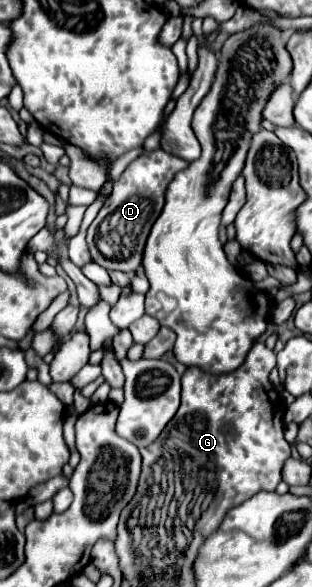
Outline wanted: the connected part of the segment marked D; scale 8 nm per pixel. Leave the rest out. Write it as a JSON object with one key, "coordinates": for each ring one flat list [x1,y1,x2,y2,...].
{"coordinates":[[155,149,151,153,139,155,123,175,113,183,113,191,99,215,87,229,87,245,95,263,105,267,107,271,135,271,141,267,143,247,149,237,149,231,159,217,165,205,165,189,175,177,175,173,187,169,189,163,177,155,169,155,163,149]]}

